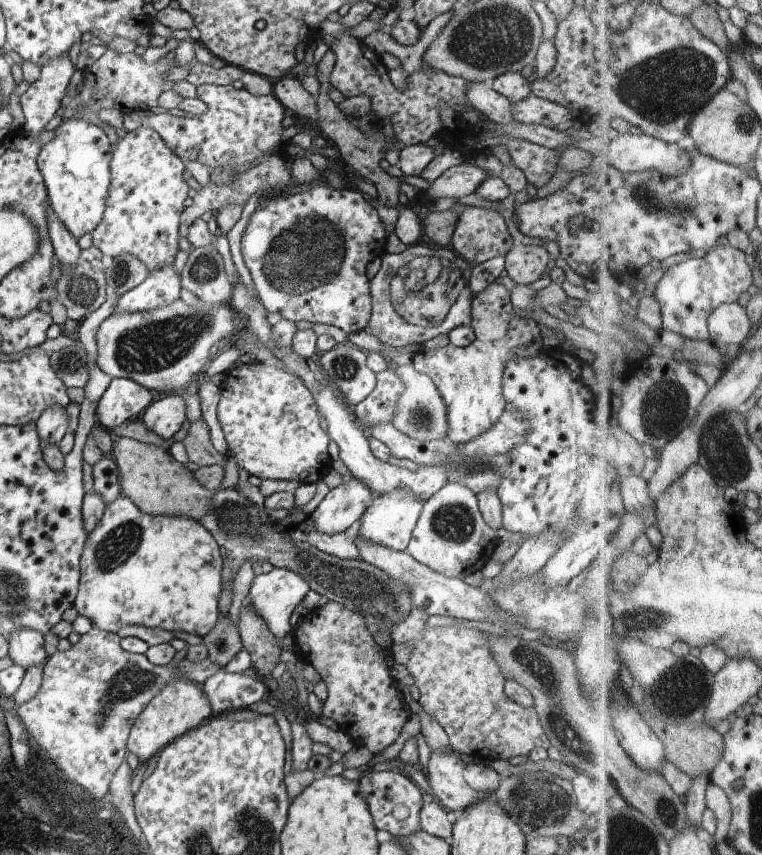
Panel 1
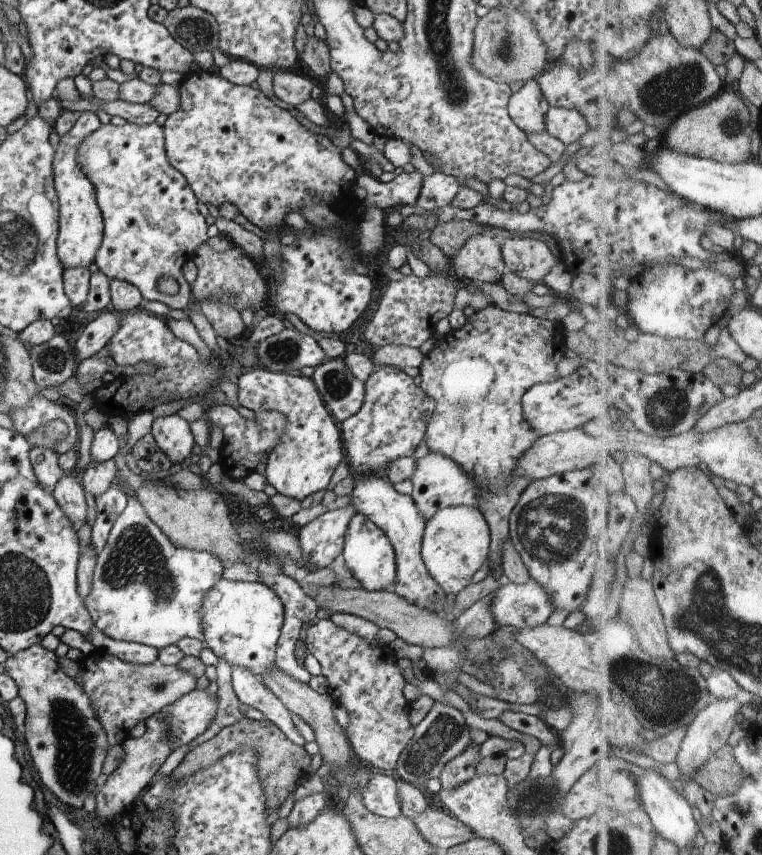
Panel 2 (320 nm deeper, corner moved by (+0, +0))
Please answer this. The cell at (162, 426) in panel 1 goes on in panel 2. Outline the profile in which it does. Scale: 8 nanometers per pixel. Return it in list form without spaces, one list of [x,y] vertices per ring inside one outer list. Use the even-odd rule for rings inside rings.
[[[176,413],[156,418],[151,425],[151,435],[172,464],[188,463],[195,443],[188,421]]]

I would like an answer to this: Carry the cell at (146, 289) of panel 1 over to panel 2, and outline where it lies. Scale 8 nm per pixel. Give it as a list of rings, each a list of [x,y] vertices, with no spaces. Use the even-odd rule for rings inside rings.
[[[102,314],[90,322],[74,344],[76,360],[98,356],[108,344],[112,335],[118,330],[119,318],[116,314]]]

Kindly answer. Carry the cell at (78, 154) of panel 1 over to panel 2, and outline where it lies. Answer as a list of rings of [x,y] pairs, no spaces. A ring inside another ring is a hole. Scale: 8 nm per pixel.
[[[83,111],[73,128],[59,140],[53,160],[53,181],[59,198],[59,233],[57,253],[66,269],[87,268],[94,263],[95,254],[103,239],[103,216],[97,205],[94,185],[77,163],[78,145],[92,131],[100,128],[100,119],[94,111]]]

